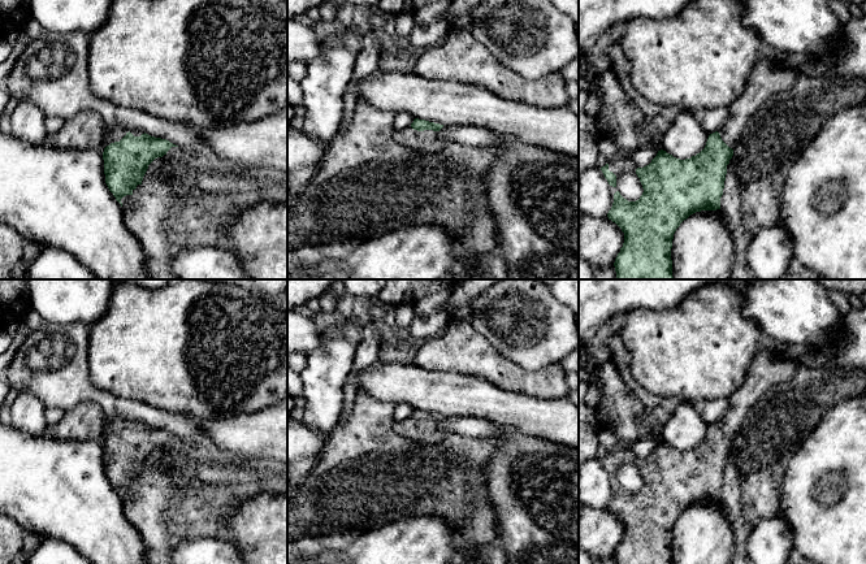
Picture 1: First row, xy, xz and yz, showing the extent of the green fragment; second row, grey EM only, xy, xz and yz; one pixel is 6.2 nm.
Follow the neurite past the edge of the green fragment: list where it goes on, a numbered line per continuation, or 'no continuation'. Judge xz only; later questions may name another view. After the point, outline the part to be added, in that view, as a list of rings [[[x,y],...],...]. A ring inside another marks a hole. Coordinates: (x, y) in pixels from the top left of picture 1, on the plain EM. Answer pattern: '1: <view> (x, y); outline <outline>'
1: xz (428, 432); outline [[[411,417],[403,421],[394,421],[393,429],[399,437],[417,443],[436,443],[443,441],[447,437],[447,434],[438,428],[438,422],[417,422]]]

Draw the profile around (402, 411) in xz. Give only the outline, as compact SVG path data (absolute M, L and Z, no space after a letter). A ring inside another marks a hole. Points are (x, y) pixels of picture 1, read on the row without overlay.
M398 403L394 407L393 418L394 421L403 421L413 413L413 408L407 403Z

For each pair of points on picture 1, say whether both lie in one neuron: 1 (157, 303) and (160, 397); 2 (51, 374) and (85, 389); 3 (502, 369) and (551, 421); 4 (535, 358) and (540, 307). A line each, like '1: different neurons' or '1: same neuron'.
1: same neuron
2: same neuron
3: different neurons
4: same neuron

